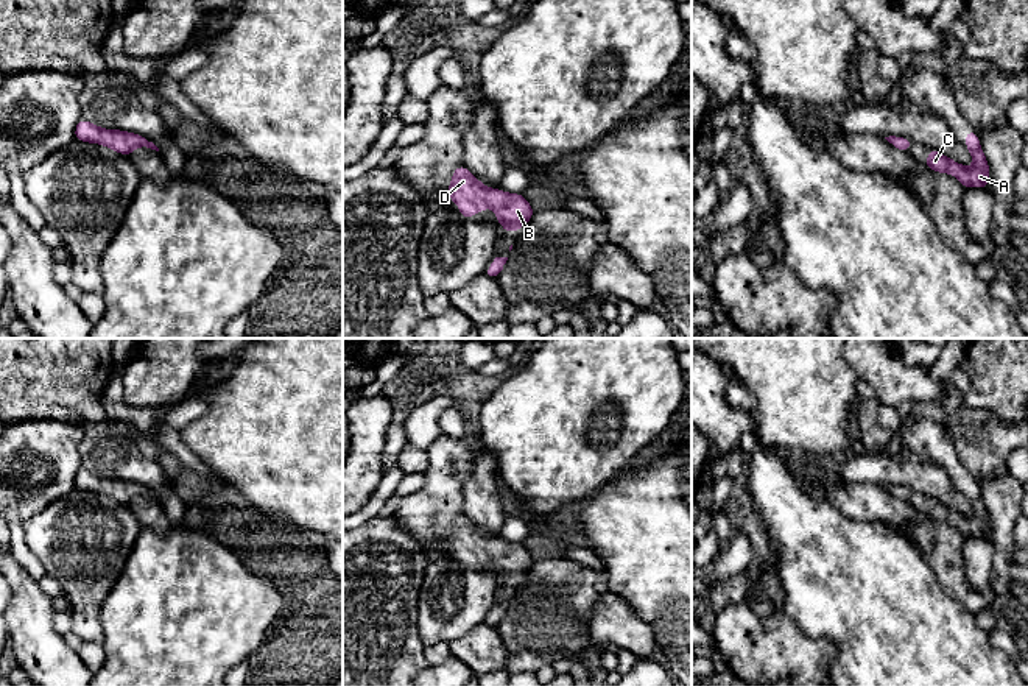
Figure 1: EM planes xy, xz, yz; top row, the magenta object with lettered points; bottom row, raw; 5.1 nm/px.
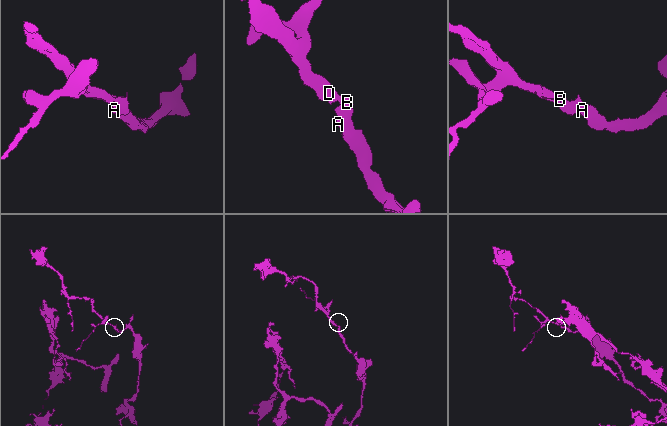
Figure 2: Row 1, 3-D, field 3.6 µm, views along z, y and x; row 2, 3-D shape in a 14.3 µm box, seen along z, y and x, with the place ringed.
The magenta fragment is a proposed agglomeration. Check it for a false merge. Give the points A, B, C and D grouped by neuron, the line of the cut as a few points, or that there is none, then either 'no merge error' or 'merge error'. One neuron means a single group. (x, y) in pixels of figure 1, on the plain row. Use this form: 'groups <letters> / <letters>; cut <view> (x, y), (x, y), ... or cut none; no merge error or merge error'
groups A B C D; cut none; no merge error

